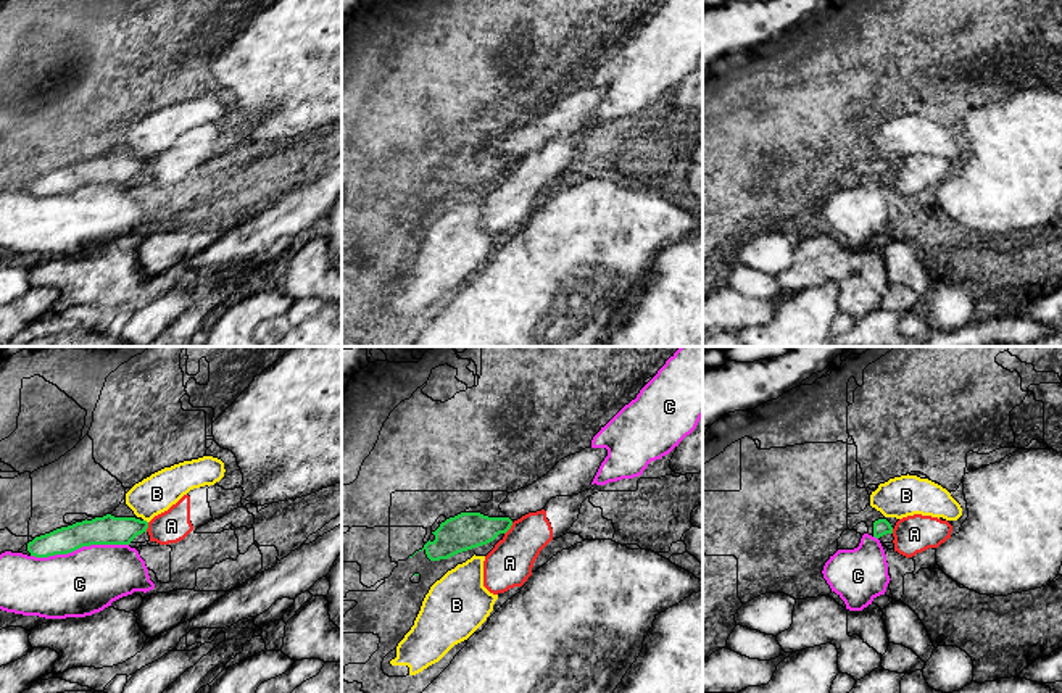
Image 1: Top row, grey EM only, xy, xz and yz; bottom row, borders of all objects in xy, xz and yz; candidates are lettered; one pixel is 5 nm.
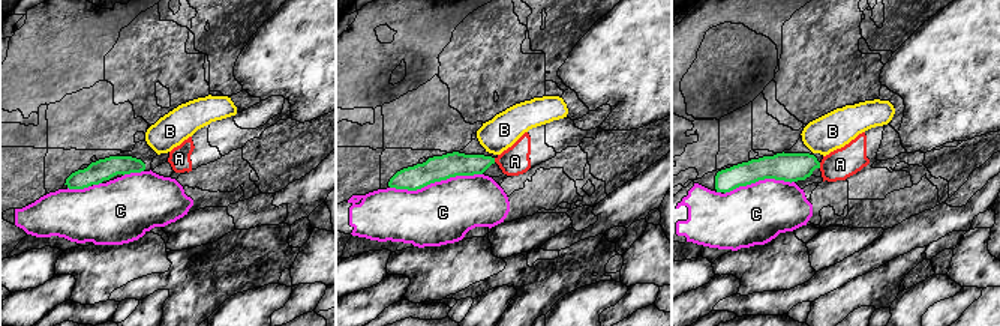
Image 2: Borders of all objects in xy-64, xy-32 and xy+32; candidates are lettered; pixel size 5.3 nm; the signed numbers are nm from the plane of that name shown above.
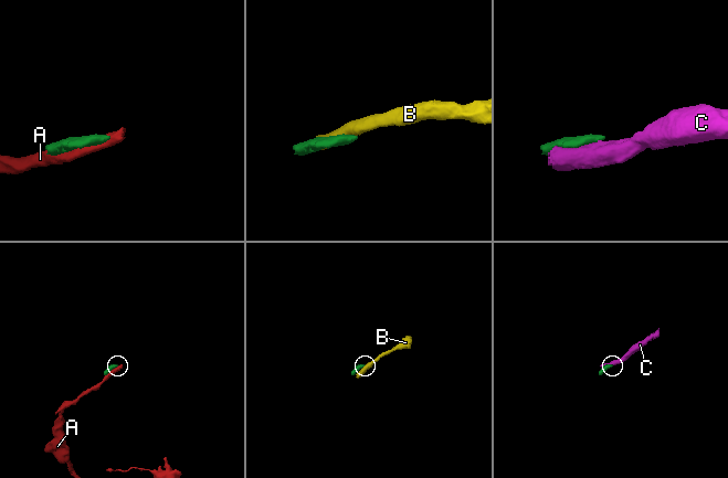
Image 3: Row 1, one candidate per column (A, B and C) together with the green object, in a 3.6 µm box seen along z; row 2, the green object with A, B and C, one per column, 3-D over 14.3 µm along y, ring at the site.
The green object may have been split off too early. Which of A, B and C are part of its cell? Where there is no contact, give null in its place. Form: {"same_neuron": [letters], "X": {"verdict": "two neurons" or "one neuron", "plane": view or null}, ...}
{"same_neuron": [], "A": {"verdict": "two neurons", "plane": "xz"}, "B": {"verdict": "two neurons", "plane": "xy"}, "C": {"verdict": "two neurons", "plane": "xy"}}

